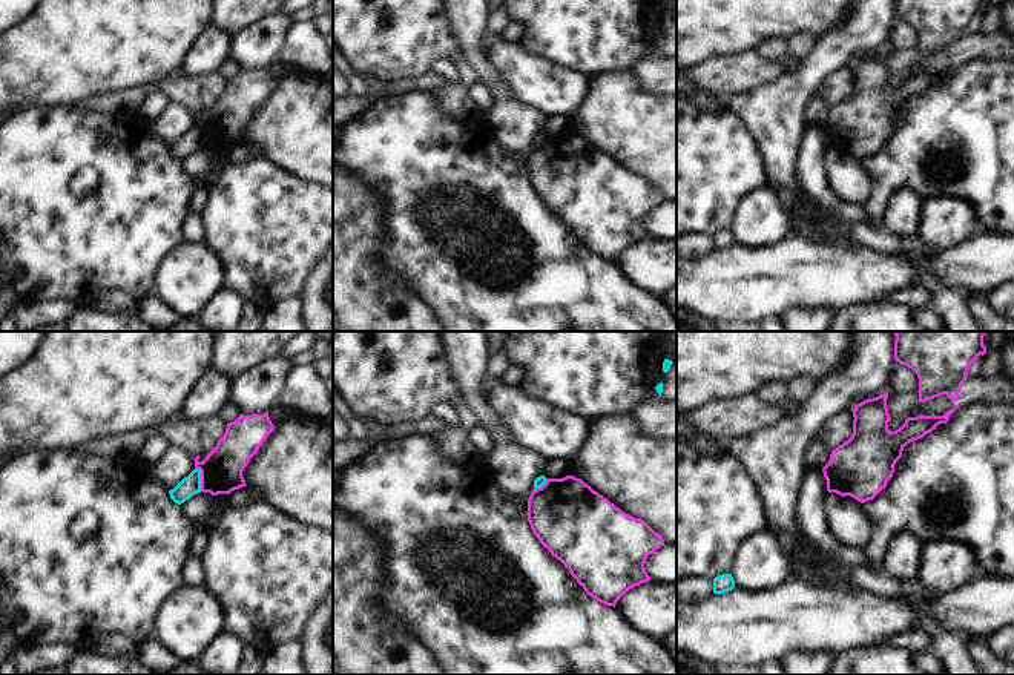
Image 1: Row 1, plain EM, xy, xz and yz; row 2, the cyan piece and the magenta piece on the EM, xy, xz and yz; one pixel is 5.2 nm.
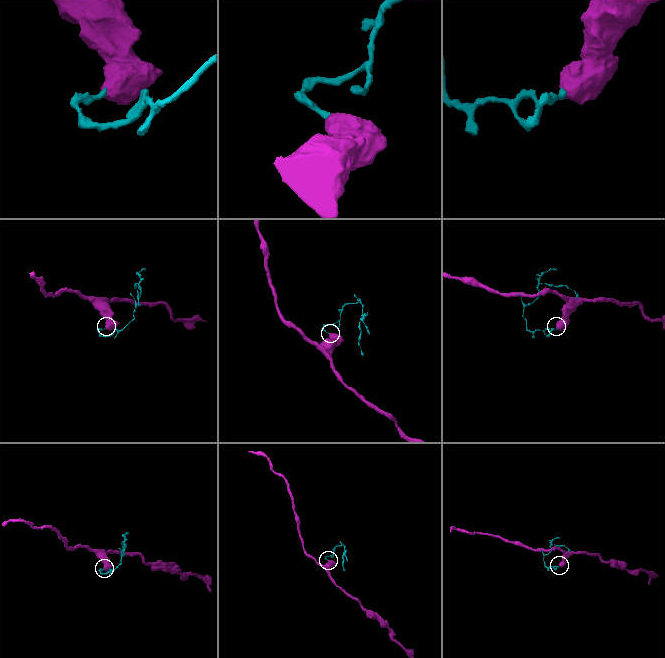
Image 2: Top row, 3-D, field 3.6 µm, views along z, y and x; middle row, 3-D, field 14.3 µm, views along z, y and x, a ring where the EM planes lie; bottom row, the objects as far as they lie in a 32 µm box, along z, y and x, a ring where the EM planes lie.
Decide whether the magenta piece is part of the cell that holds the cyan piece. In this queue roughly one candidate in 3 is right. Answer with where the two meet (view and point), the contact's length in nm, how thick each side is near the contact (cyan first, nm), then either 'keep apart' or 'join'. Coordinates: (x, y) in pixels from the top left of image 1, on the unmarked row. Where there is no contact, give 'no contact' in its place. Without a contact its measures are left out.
xy (200, 135) | 130 nm | 110/220 nm | keep apart

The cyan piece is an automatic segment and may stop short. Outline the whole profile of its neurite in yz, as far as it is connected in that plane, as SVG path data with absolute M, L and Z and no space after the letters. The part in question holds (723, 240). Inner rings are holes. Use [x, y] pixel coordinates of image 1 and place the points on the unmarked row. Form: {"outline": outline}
{"outline": "M723 230L713 235L713 250L724 250L735 244L732 230Z"}

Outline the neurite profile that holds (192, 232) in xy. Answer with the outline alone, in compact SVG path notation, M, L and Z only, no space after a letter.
M190 212L183 221L181 235L186 244L202 242L204 230L201 215Z

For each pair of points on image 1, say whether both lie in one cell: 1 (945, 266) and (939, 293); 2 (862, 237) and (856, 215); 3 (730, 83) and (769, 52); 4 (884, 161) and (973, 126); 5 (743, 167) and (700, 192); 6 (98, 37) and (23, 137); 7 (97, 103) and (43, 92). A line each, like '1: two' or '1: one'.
1: two
2: two
3: two
4: one
5: one
6: two
7: two

